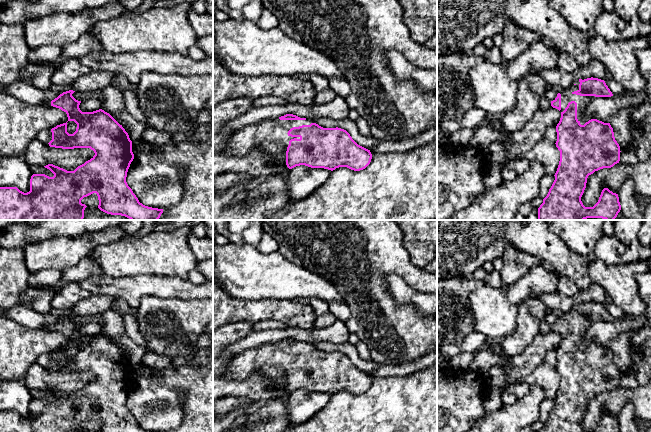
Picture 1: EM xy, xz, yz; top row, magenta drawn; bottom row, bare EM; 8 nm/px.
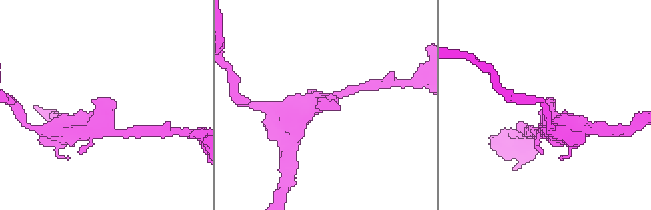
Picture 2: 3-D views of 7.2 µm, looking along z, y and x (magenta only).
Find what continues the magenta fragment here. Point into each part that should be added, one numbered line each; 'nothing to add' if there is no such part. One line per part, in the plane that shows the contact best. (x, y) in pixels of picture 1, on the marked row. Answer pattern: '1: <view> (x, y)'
1: xz (270, 136)

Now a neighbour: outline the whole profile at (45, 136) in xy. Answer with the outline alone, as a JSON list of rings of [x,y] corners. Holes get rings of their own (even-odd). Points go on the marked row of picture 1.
[[[46,129],[39,132],[37,138],[43,143],[49,143],[52,140],[51,129]]]

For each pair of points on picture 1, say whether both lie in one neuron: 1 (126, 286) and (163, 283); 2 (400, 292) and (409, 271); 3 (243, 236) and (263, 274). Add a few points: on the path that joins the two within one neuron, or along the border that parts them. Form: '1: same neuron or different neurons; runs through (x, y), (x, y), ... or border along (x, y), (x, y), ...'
1: same neuron; runs through (135, 286), (154, 285)
2: different neurons; border along (384, 277), (396, 274), (412, 288), (425, 292)
3: different neurons; border along (229, 242), (253, 244), (255, 246)

